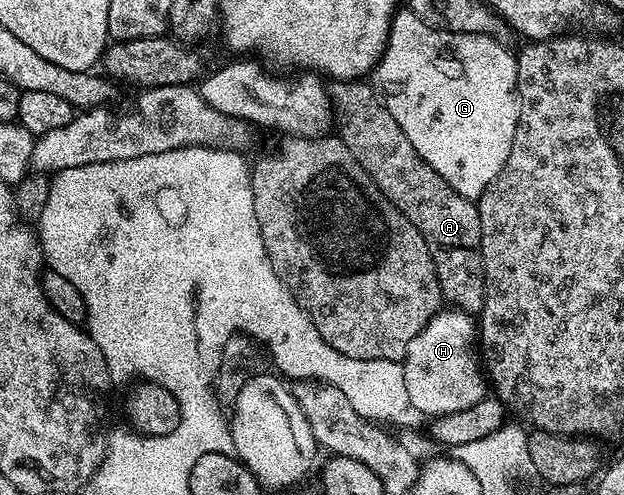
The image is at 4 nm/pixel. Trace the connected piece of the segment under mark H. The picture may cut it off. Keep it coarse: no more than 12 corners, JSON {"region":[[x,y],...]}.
{"region":[[439,309],[401,363],[422,414],[487,397],[476,322]]}

